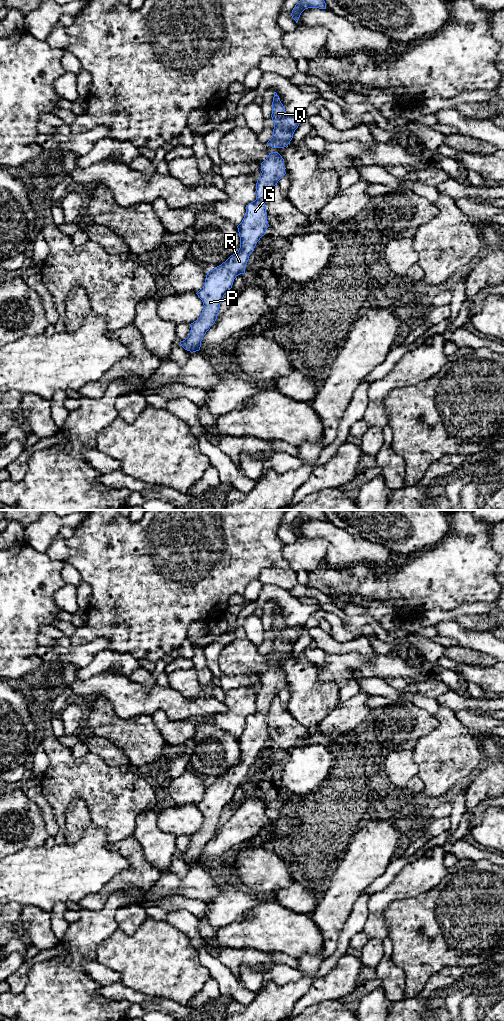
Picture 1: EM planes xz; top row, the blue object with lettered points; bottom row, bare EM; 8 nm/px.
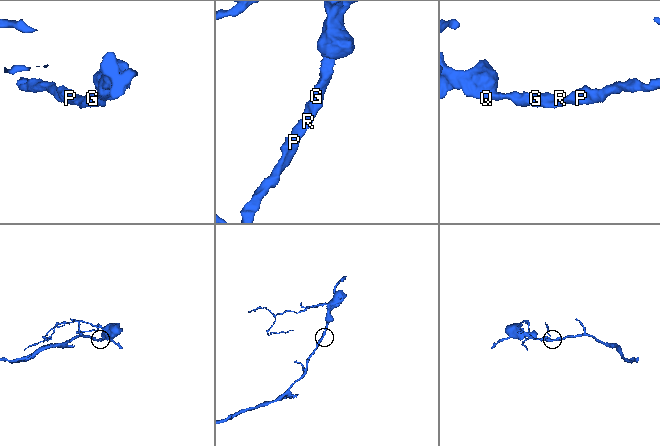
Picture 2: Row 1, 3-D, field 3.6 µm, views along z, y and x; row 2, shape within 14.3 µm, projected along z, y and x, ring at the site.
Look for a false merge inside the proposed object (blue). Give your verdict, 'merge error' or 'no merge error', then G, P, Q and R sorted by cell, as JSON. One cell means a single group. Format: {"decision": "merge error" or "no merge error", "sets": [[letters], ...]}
{"decision": "no merge error", "sets": [["G", "P", "Q", "R"]]}

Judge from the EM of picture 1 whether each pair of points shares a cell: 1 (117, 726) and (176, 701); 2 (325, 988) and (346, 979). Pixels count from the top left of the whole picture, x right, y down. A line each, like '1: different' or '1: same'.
1: different
2: same

